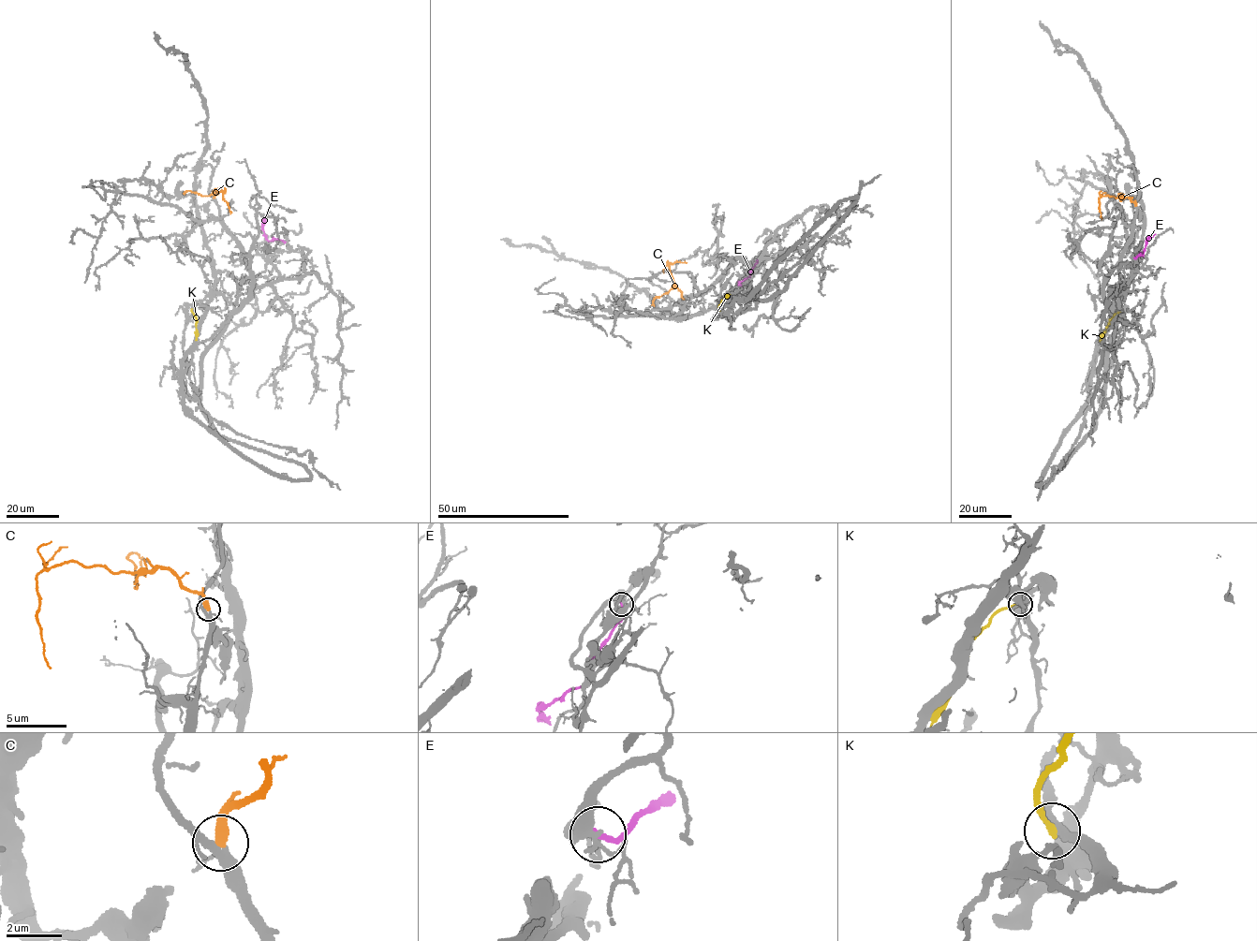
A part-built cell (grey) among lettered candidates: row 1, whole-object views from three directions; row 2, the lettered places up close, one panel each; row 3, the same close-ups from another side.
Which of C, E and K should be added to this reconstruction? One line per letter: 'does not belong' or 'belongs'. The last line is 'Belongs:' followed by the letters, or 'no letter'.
C: belongs
E: does not belong
K: does not belong
Belongs: C

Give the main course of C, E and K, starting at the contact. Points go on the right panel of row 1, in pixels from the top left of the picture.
C: (1136, 206), (1128, 197), (1101, 197), (1099, 207), (1101, 219)
E: (1133, 257), (1142, 256), (1146, 240), (1154, 233)
K: (1120, 312), (1109, 321), (1100, 342)

